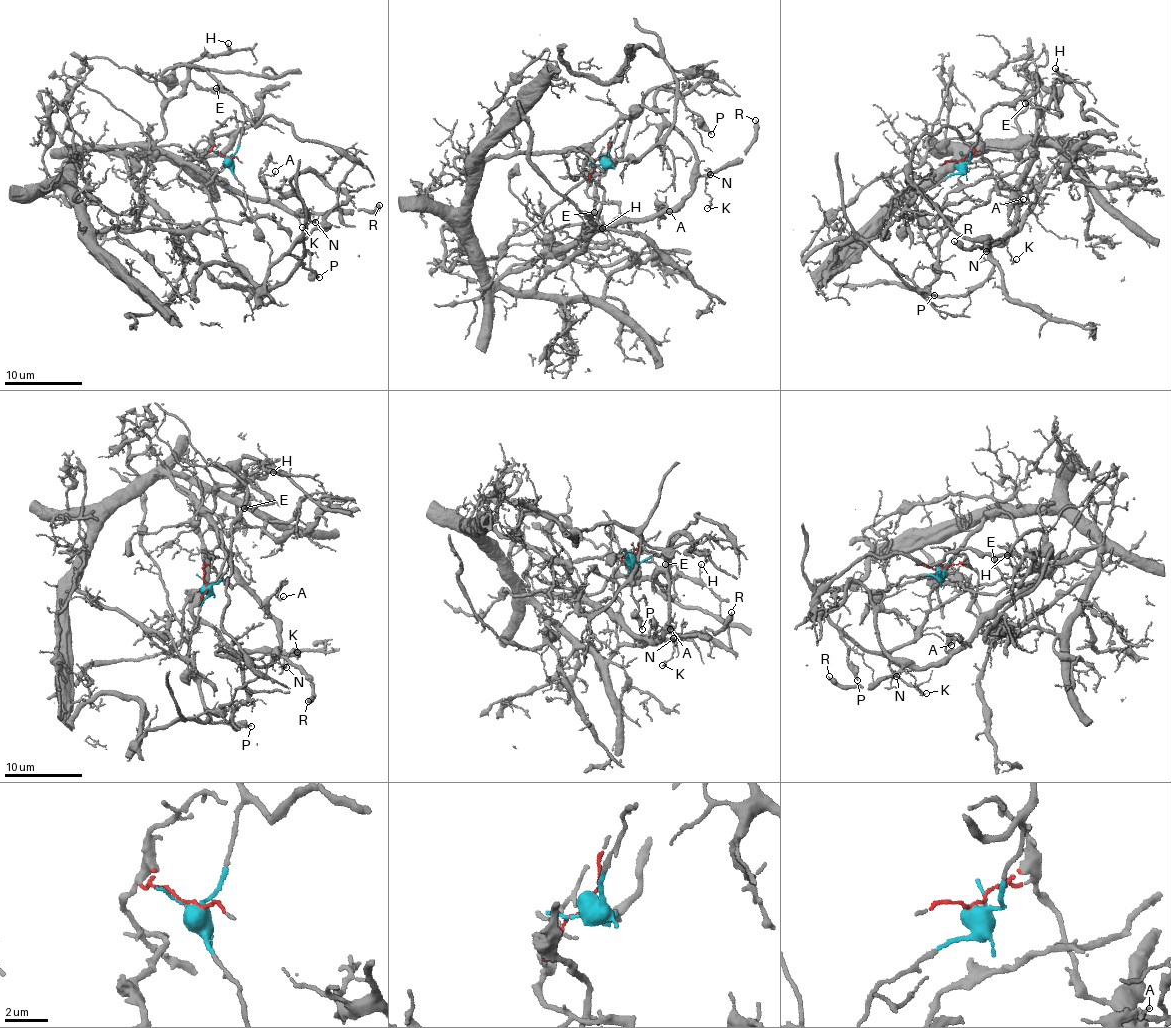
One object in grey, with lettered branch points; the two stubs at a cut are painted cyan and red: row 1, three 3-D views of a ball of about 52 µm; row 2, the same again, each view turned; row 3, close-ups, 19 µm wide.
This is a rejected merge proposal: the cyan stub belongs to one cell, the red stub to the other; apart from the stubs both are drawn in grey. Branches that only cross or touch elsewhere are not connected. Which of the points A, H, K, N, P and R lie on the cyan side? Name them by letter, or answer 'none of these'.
P

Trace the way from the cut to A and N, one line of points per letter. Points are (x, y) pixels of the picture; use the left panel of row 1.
A: (226, 156), (207, 150), (202, 158), (225, 183), (251, 198), (265, 198), (268, 189), (264, 176), (274, 171)
N: (226, 156), (207, 150), (202, 158), (224, 182), (251, 198), (266, 199), (296, 214), (318, 215), (316, 223)

